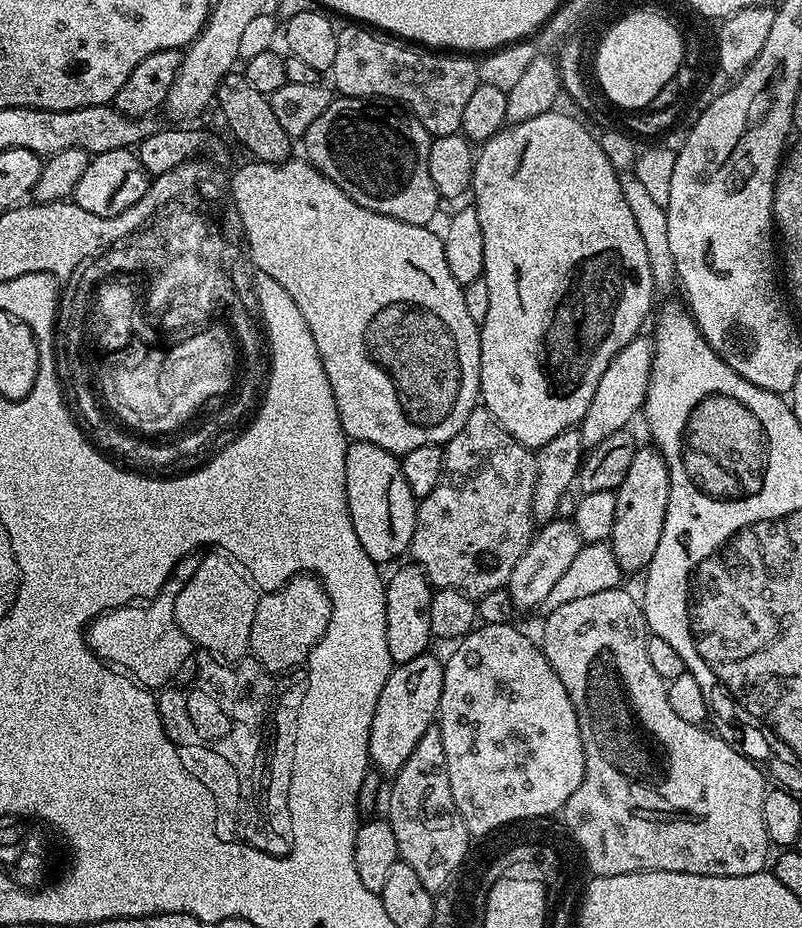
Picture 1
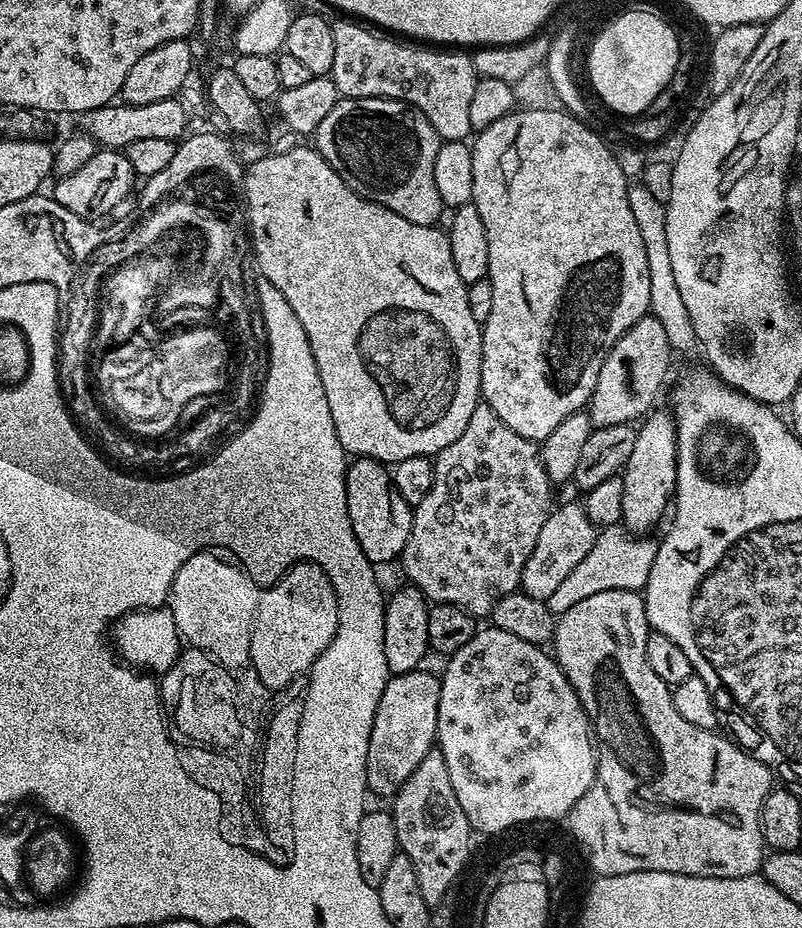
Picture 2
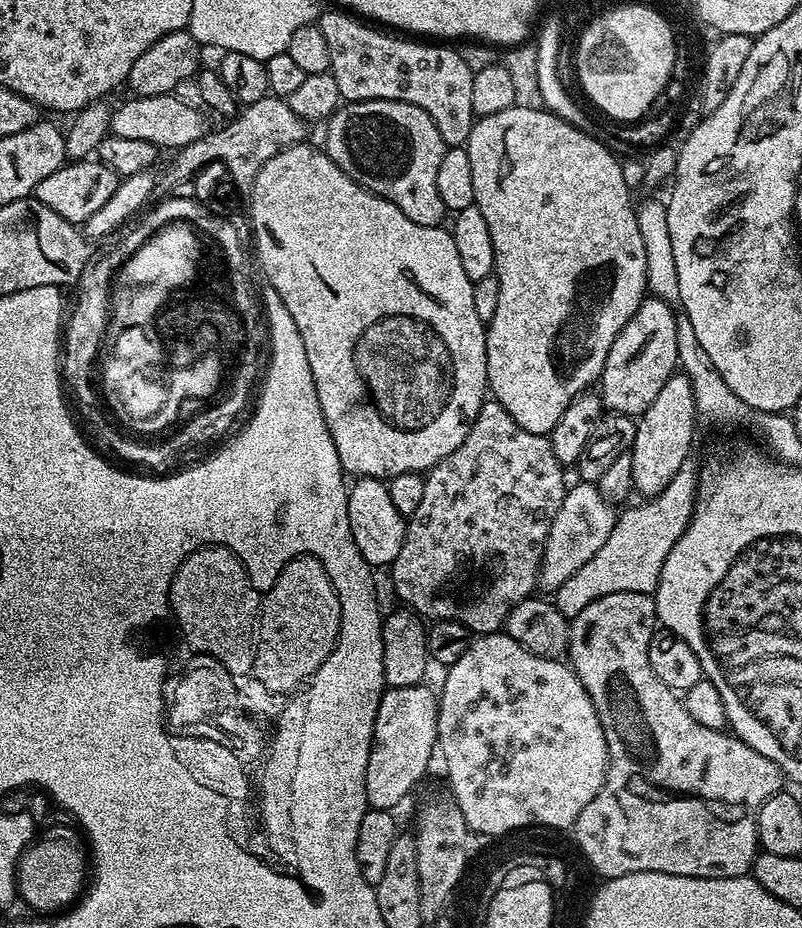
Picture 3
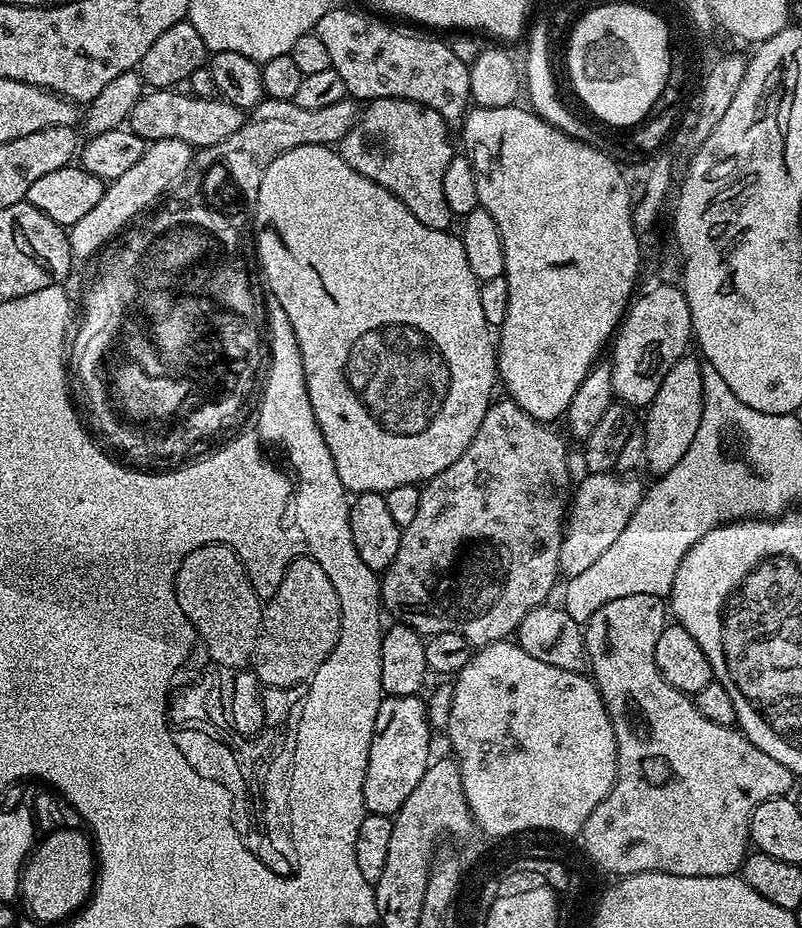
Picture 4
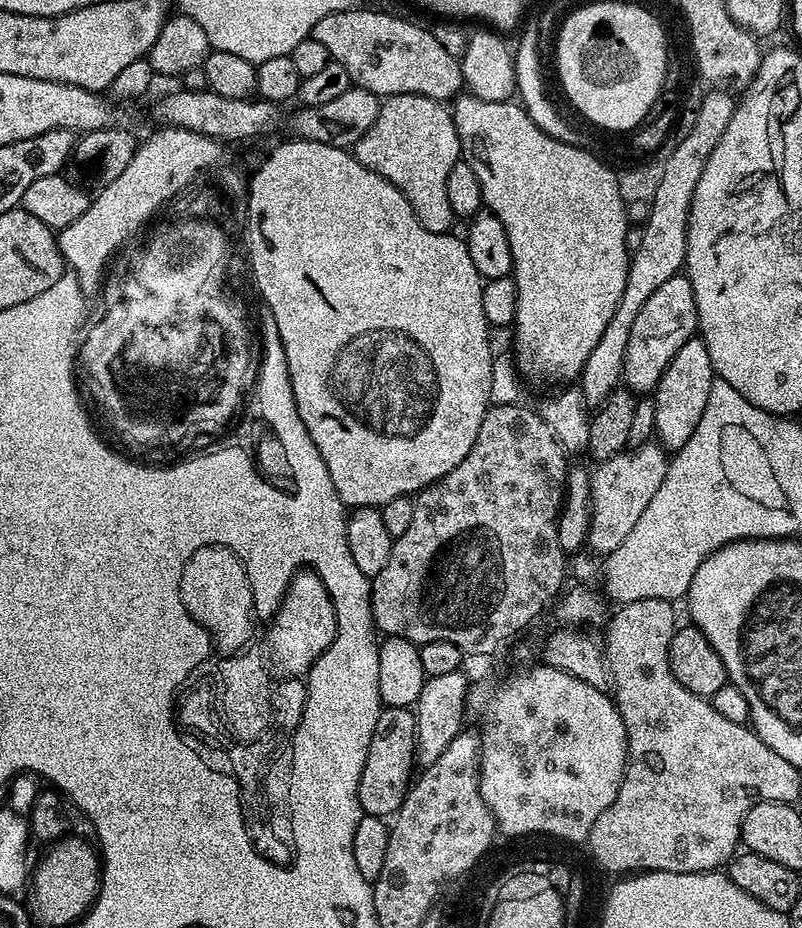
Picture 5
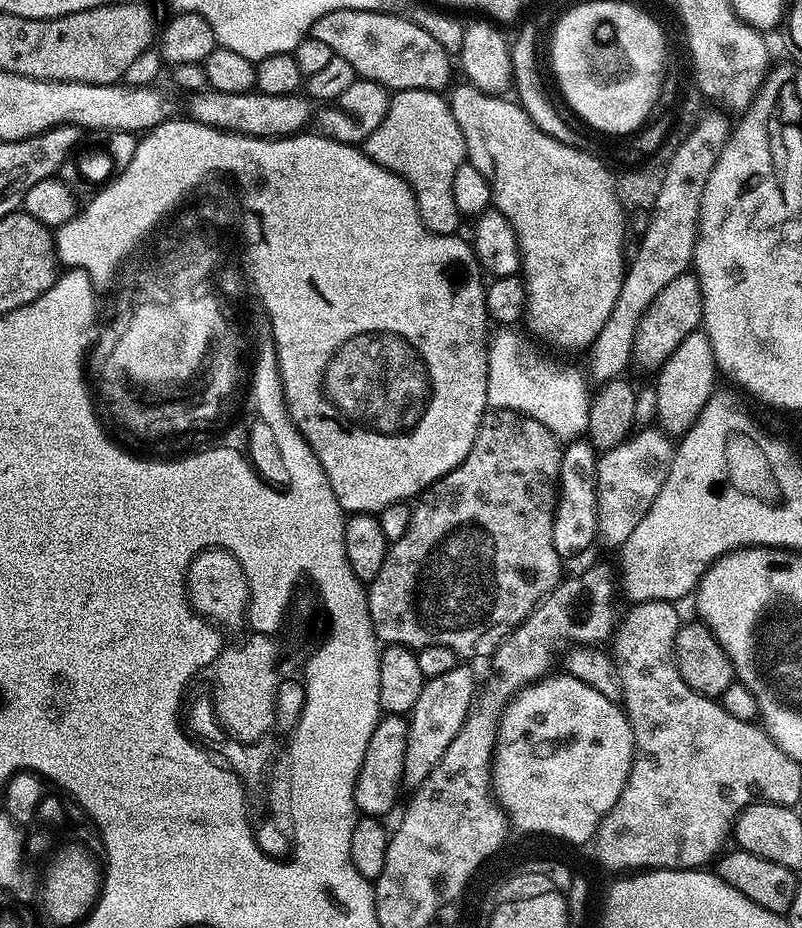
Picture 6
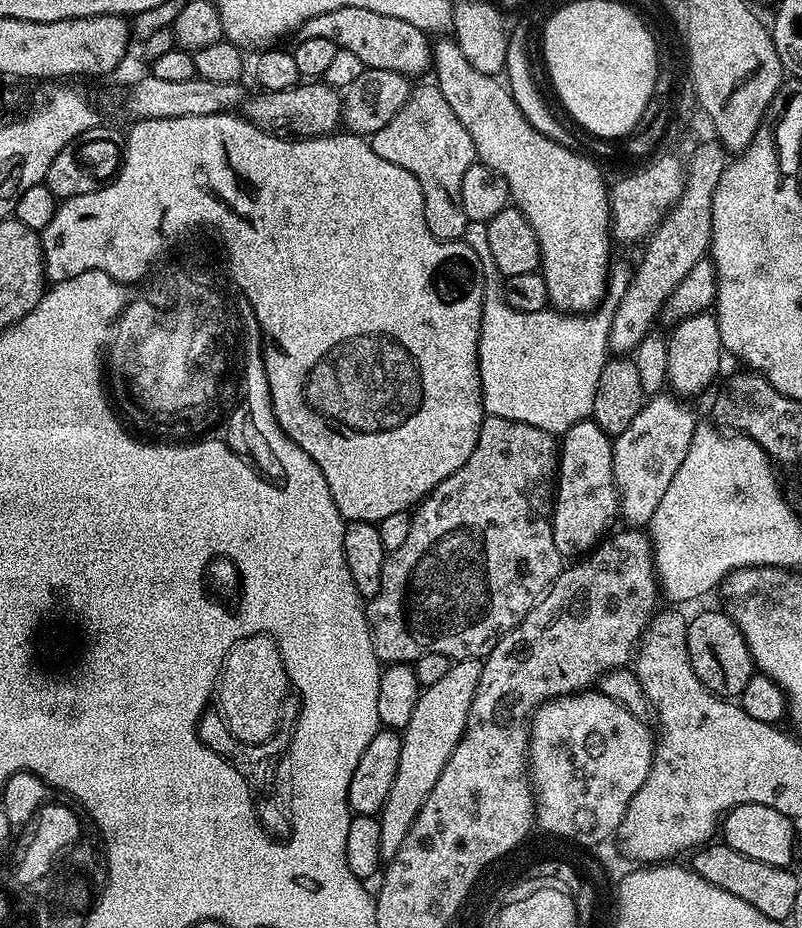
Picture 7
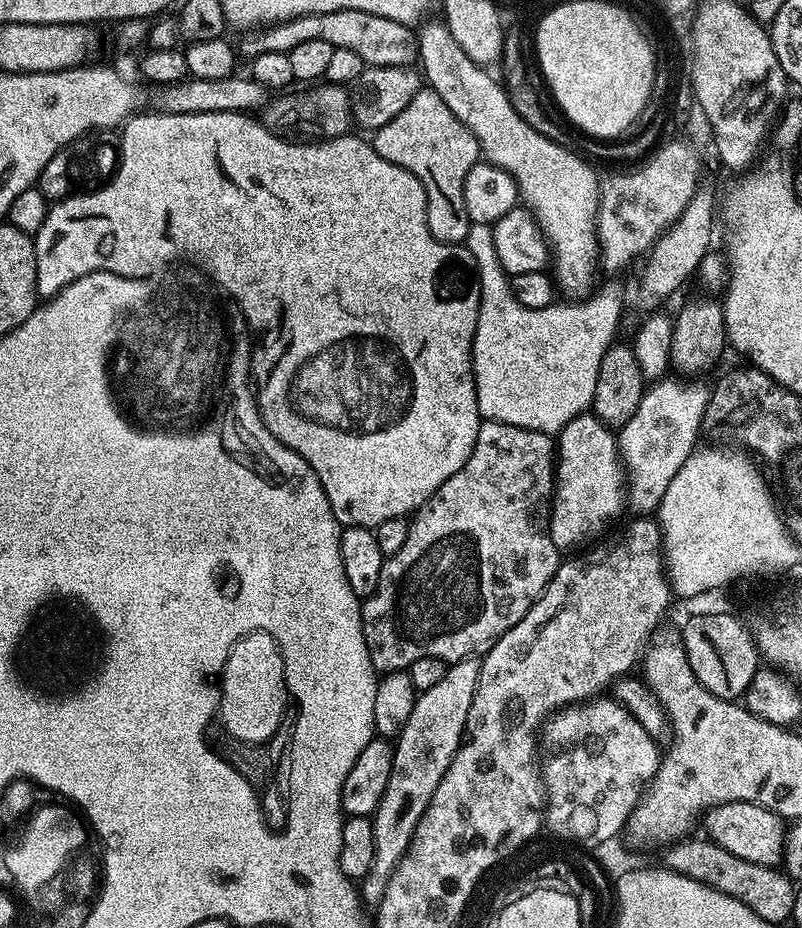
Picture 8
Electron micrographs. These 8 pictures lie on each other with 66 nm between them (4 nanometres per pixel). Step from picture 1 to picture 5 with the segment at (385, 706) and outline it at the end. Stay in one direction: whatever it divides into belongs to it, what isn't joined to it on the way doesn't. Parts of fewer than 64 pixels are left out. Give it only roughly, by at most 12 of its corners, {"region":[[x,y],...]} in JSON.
{"region":[[384,708],[358,782],[395,817],[414,779],[416,714]]}

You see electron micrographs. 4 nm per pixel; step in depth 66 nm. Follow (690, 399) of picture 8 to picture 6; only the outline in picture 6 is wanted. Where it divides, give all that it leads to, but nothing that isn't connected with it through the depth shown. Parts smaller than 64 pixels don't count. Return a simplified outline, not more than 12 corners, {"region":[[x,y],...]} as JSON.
{"region":[[641,427],[599,457],[599,531],[622,546],[670,474],[674,440]]}

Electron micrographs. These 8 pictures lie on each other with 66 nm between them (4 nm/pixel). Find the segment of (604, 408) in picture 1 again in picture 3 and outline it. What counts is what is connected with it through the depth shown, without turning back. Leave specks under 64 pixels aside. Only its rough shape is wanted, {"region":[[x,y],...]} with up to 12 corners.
{"region":[[646,298],[598,381],[609,413],[640,417],[678,368],[677,313]]}

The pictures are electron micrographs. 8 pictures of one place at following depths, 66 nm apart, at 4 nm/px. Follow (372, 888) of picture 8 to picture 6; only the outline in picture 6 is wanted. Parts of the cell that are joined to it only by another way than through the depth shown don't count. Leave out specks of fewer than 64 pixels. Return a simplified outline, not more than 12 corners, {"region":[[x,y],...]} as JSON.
{"region":[[457,663],[425,680],[408,722],[404,784],[438,766],[476,699]]}

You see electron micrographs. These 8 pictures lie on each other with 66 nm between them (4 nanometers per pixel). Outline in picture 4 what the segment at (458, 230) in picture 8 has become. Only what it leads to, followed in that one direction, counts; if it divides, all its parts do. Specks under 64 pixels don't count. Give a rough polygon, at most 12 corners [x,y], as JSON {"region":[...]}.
{"region":[[373,100],[340,156],[434,230],[450,125],[409,100]]}

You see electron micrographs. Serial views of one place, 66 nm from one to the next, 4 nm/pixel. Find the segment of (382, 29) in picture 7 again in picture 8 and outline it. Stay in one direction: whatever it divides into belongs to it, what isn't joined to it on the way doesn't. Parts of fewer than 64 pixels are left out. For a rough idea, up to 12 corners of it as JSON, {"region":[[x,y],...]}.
{"region":[[366,10],[295,16],[249,31],[251,58],[321,40],[365,65],[408,66],[416,32]]}

